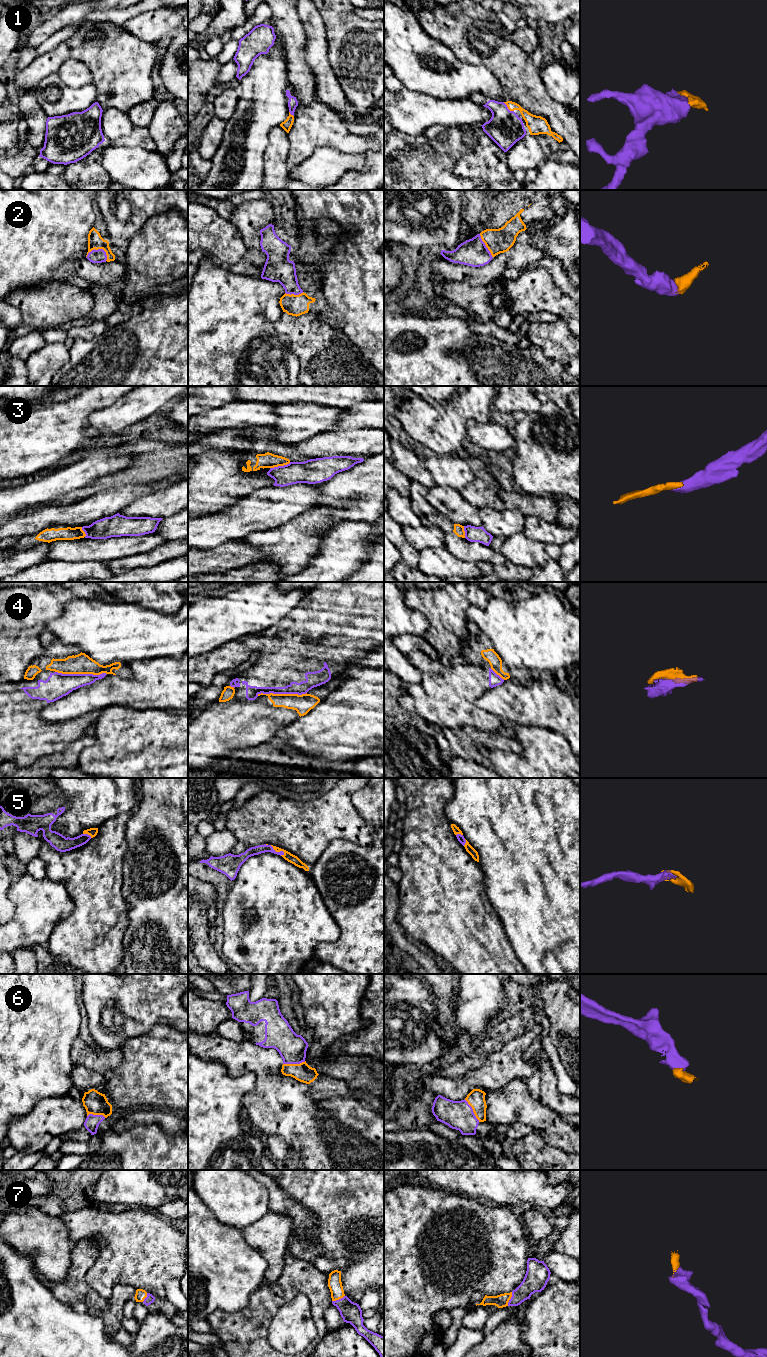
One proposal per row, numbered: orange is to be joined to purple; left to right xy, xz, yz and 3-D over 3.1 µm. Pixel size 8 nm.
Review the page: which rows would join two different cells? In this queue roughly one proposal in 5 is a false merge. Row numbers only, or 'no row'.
3, 4

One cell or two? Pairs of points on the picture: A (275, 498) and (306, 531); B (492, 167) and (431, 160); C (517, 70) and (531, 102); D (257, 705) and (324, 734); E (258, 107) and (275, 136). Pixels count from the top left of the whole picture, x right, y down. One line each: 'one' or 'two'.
A: two
B: one
C: one
D: two
E: two

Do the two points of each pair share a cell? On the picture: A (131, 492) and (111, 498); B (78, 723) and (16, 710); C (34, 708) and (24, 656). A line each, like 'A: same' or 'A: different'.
A: same
B: same
C: different

